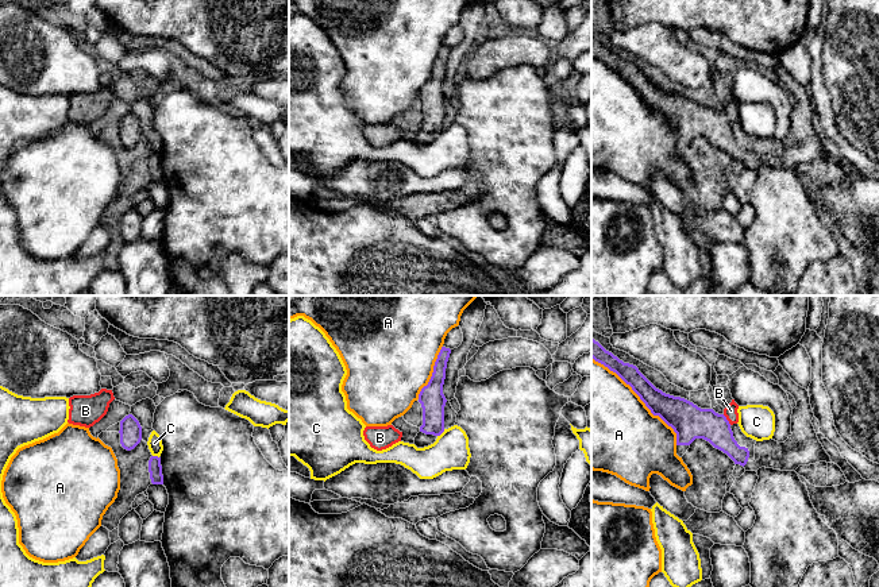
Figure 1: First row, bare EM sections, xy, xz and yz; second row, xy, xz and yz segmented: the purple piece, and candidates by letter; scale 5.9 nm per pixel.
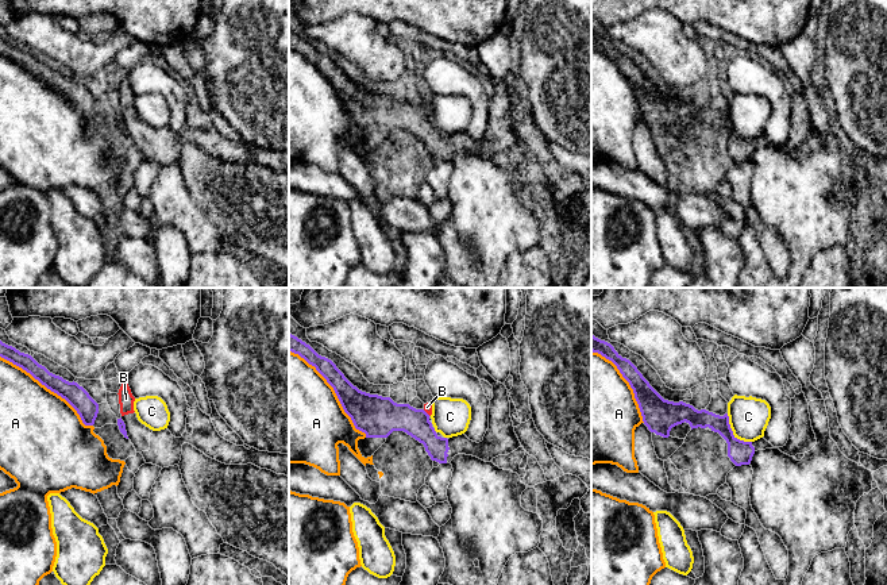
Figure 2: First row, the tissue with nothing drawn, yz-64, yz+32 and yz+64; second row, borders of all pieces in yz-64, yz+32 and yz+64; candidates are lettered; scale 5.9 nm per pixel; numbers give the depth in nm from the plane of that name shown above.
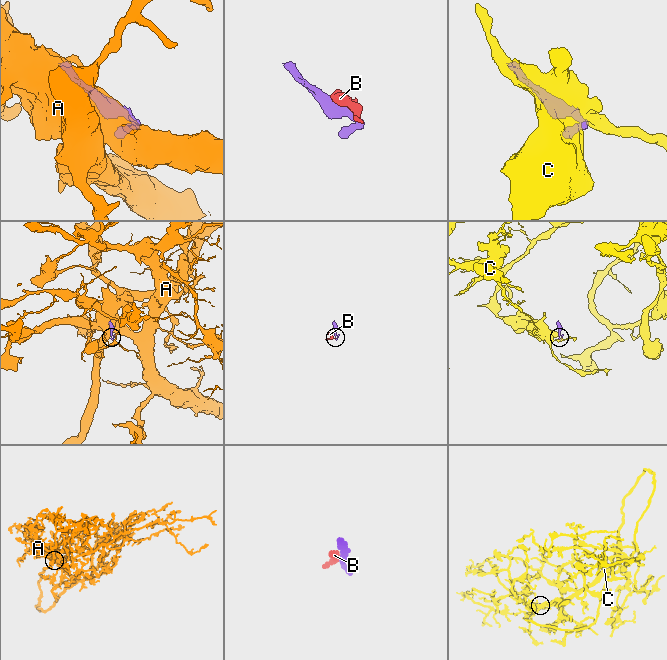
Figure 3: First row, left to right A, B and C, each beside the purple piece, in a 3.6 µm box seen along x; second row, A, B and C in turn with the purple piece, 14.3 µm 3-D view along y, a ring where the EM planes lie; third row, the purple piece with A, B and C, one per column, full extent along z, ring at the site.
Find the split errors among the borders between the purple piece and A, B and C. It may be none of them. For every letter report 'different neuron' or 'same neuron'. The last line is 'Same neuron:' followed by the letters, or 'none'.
A: different neuron
B: same neuron
C: different neuron
Same neuron: B

